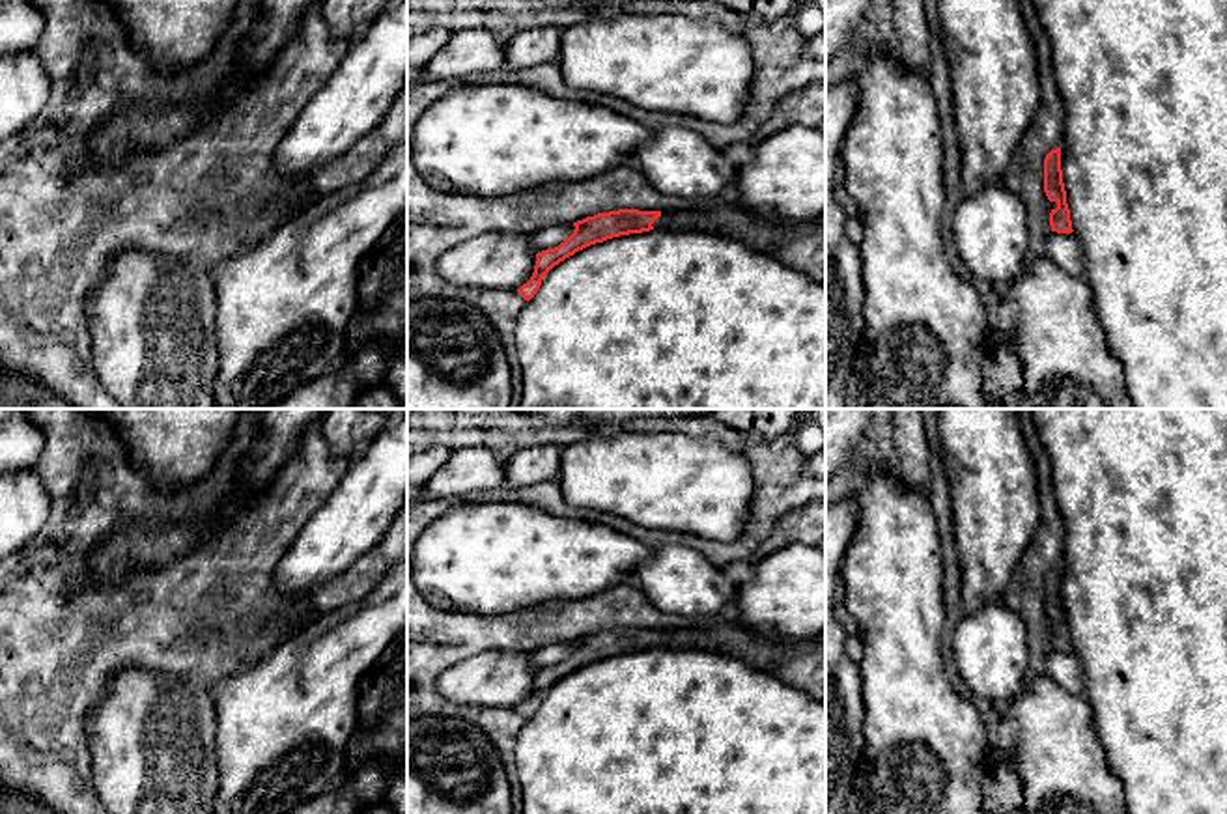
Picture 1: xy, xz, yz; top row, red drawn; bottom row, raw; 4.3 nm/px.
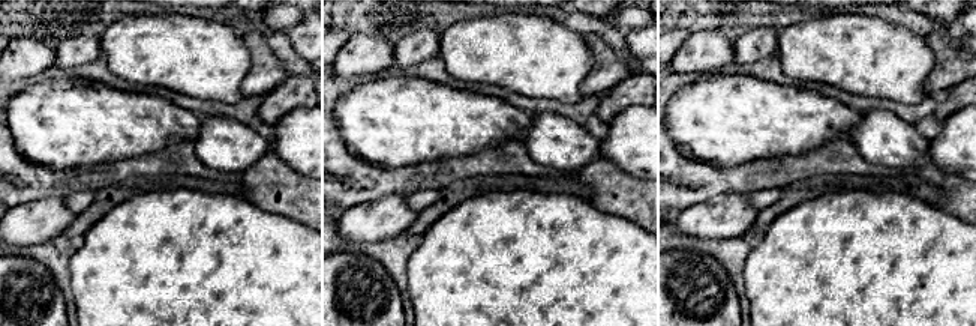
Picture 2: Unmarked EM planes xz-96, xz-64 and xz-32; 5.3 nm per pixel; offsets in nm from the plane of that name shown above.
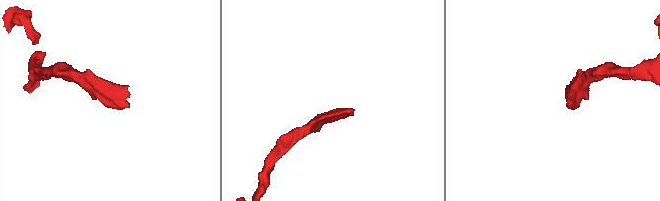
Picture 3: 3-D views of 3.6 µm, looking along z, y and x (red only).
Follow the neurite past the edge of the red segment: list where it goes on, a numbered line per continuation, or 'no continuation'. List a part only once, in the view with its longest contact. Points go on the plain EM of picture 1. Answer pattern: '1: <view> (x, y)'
1: xz (723, 635)

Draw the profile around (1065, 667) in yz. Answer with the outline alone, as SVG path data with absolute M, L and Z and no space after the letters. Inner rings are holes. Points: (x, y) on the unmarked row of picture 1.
M1050 650L1044 672L1070 695L1087 696L1081 663L1074 652Z

